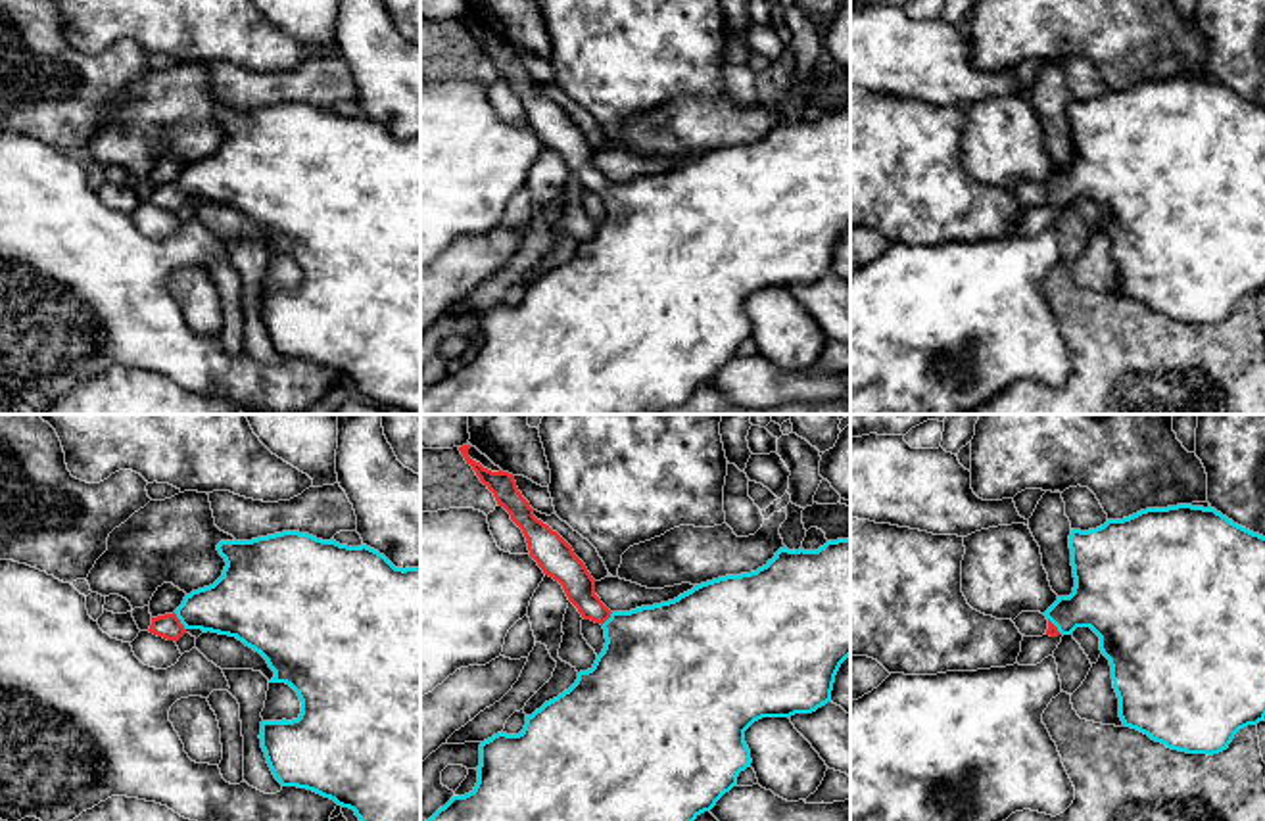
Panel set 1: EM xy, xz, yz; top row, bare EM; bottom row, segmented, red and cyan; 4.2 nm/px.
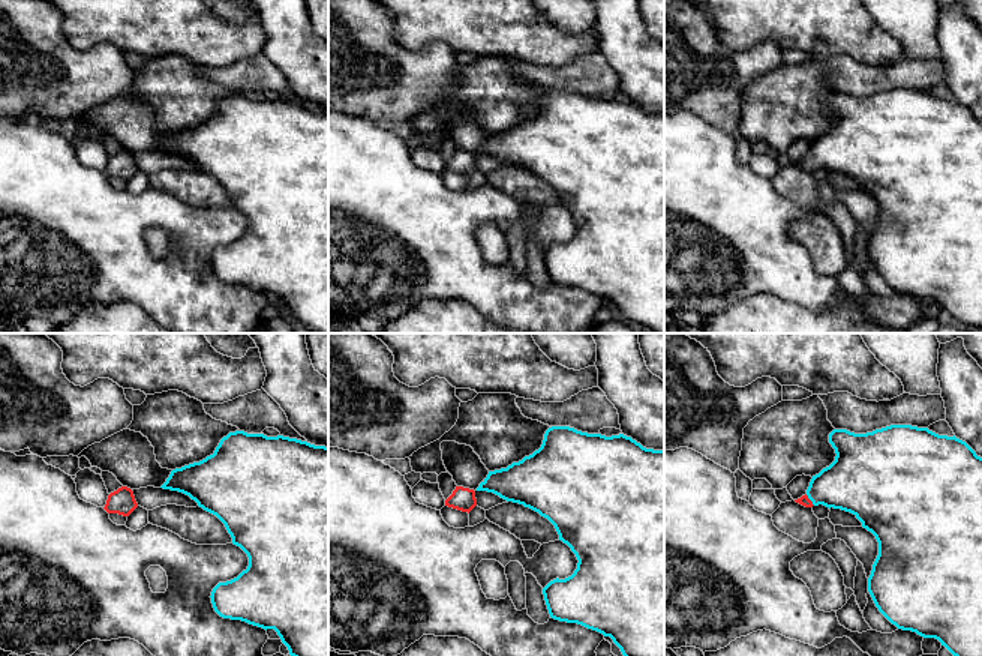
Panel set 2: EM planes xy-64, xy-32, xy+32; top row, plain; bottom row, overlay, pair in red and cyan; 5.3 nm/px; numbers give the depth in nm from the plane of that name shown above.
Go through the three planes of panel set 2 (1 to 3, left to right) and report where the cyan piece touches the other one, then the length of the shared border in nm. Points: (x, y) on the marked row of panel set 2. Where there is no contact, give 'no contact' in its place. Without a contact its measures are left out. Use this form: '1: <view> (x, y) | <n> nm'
1: no contact
2: no contact
3: xy+32 (810, 500) | 80 nm

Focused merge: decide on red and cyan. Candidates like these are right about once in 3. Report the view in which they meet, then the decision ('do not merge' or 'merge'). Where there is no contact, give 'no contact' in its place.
meets red in xy; merge

